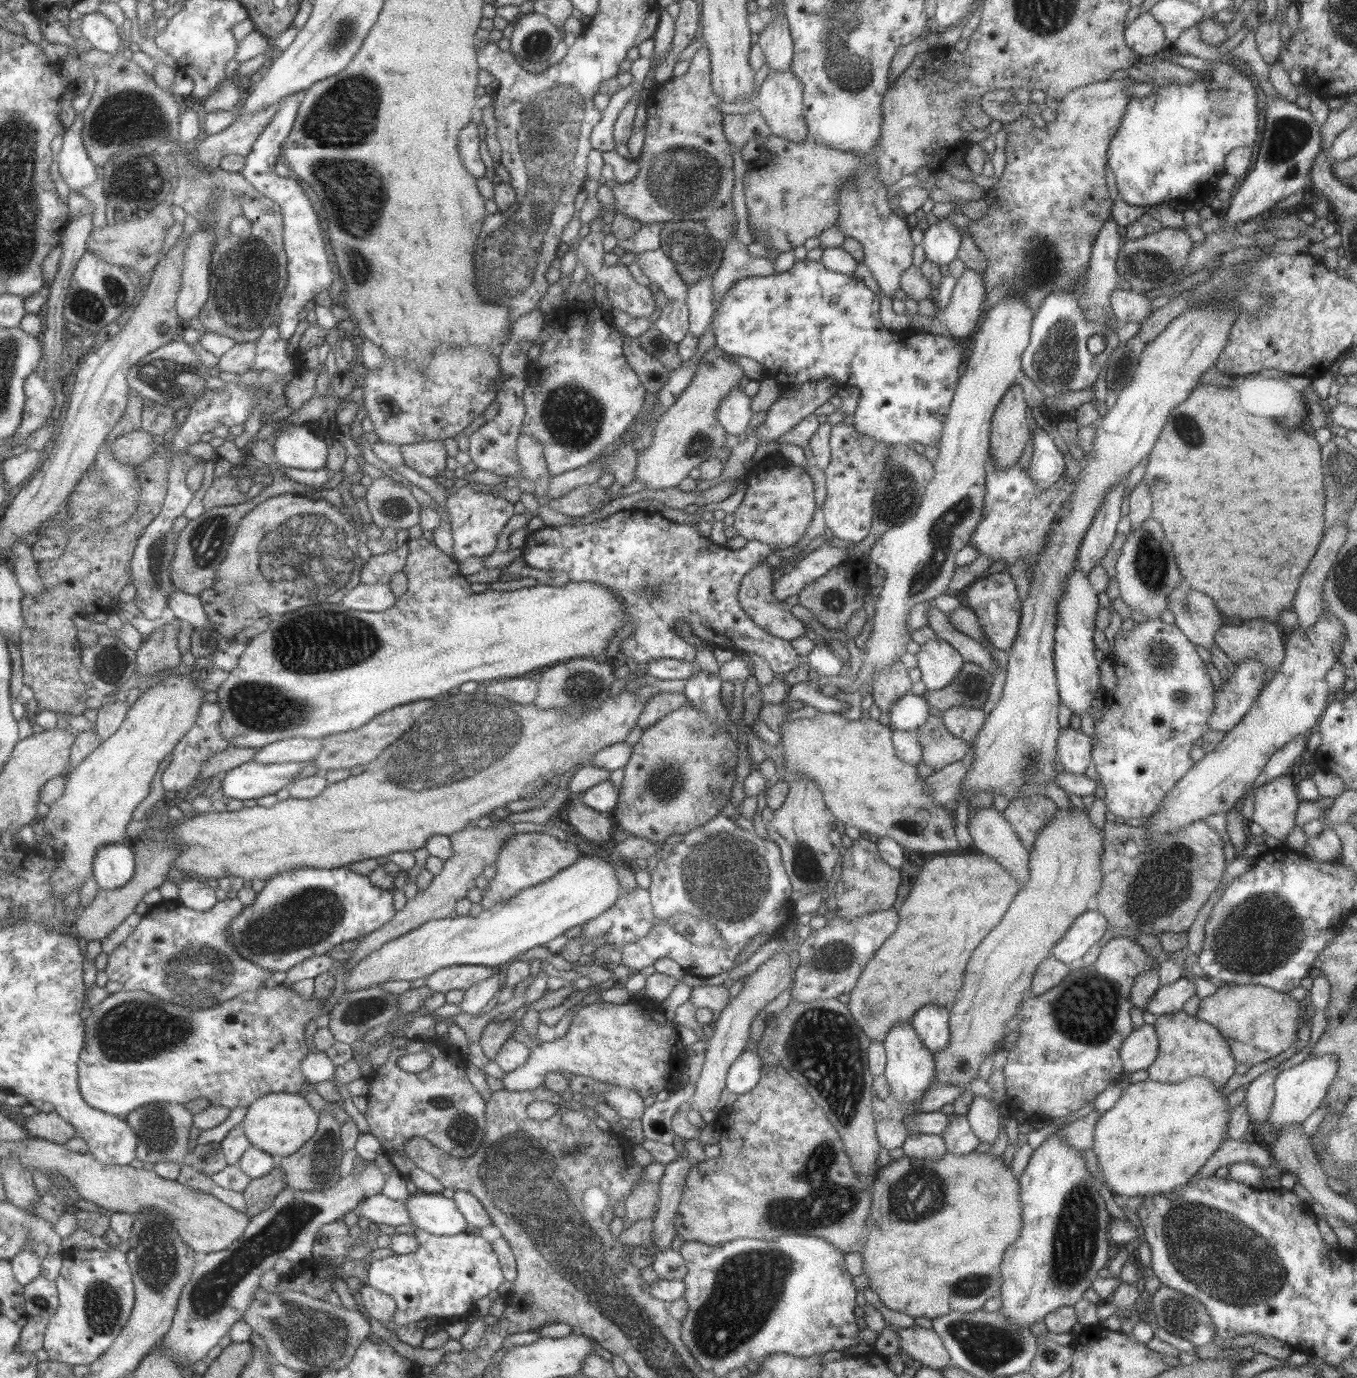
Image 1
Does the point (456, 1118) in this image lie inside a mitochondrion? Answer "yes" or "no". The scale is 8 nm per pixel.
yes

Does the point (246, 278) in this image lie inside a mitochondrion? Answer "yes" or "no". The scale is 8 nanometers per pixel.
yes

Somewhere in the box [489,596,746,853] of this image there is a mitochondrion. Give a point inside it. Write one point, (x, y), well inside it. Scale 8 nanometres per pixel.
(664, 782)

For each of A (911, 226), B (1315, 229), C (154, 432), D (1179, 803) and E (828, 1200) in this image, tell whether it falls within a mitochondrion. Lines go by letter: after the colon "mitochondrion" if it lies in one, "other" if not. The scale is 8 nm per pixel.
A: other
B: other
C: other
D: other
E: mitochondrion

